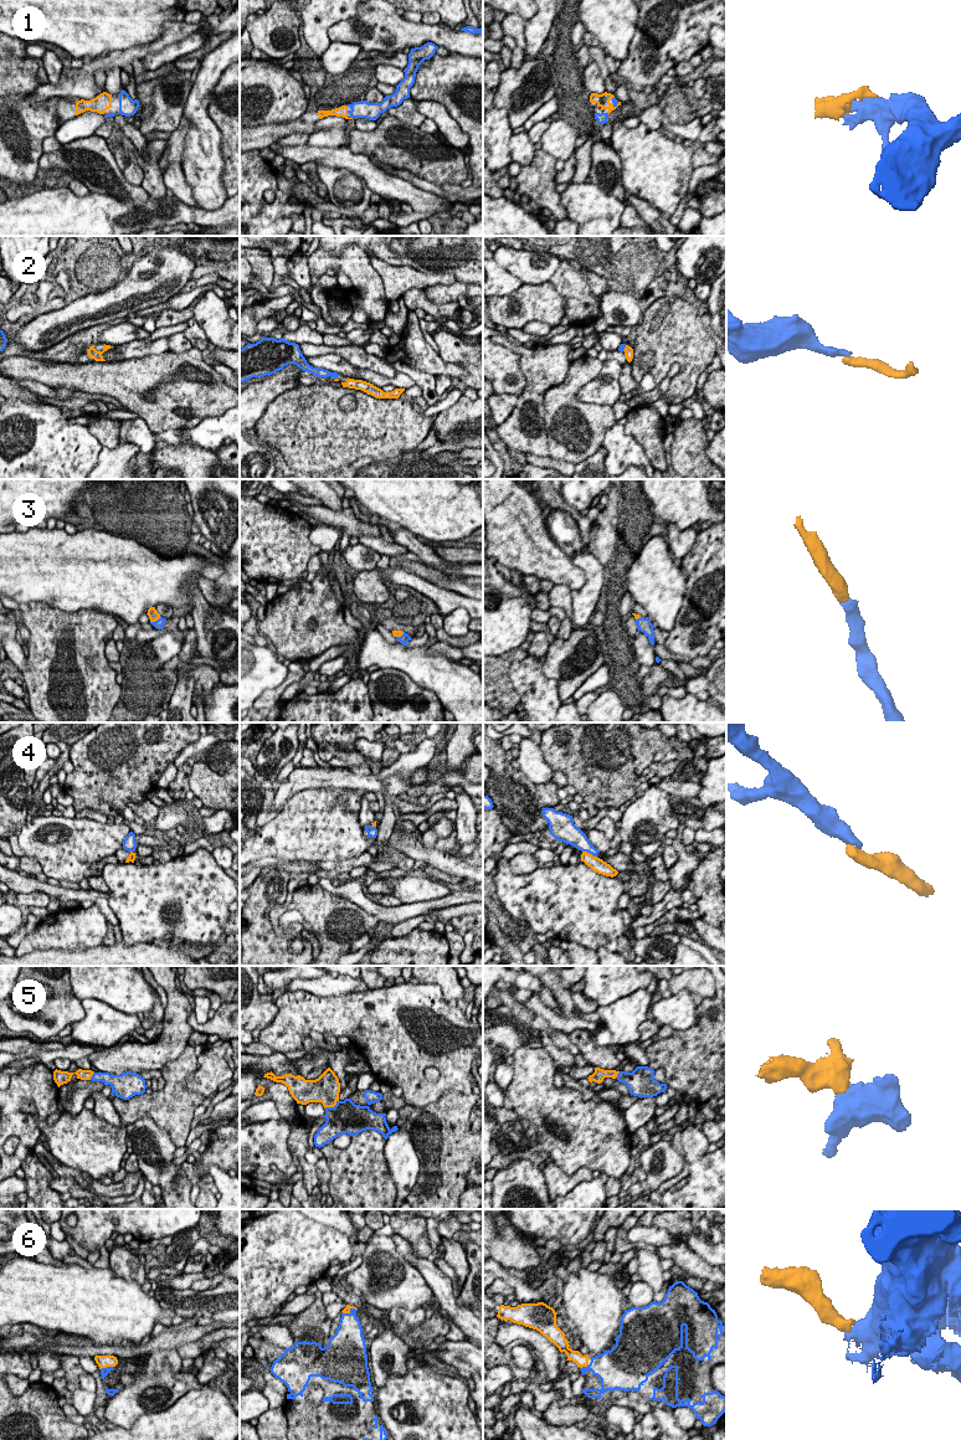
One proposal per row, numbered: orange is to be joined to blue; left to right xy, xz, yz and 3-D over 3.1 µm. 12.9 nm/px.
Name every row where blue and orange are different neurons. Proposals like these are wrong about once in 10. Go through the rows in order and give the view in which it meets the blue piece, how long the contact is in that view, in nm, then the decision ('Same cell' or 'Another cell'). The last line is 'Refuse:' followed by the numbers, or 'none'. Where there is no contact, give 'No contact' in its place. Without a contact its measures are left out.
1: Touches blue in yz. Shared border 110 nm. Same cell
2: Touches blue in yz. Shared border 100 nm. Same cell
3: Touches blue in xy. Shared border 170 nm. Same cell
4: Touches blue in yz. Shared border 200 nm. Another cell
5: Touches blue in xz. Shared border 220 nm. Same cell
6: Touches blue in yz. Shared border 120 nm. Same cell
Refuse: 4

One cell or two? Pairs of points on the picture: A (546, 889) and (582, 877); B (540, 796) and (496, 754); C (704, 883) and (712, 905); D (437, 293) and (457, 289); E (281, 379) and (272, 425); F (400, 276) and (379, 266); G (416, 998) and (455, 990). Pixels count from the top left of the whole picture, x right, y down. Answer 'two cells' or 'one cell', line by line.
A: one cell
B: one cell
C: one cell
D: one cell
E: two cells
F: one cell
G: two cells

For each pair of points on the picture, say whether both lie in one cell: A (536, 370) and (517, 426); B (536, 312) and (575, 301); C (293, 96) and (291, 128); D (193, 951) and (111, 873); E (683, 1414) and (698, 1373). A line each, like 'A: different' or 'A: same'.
A: same
B: different
C: different
D: different
E: different

